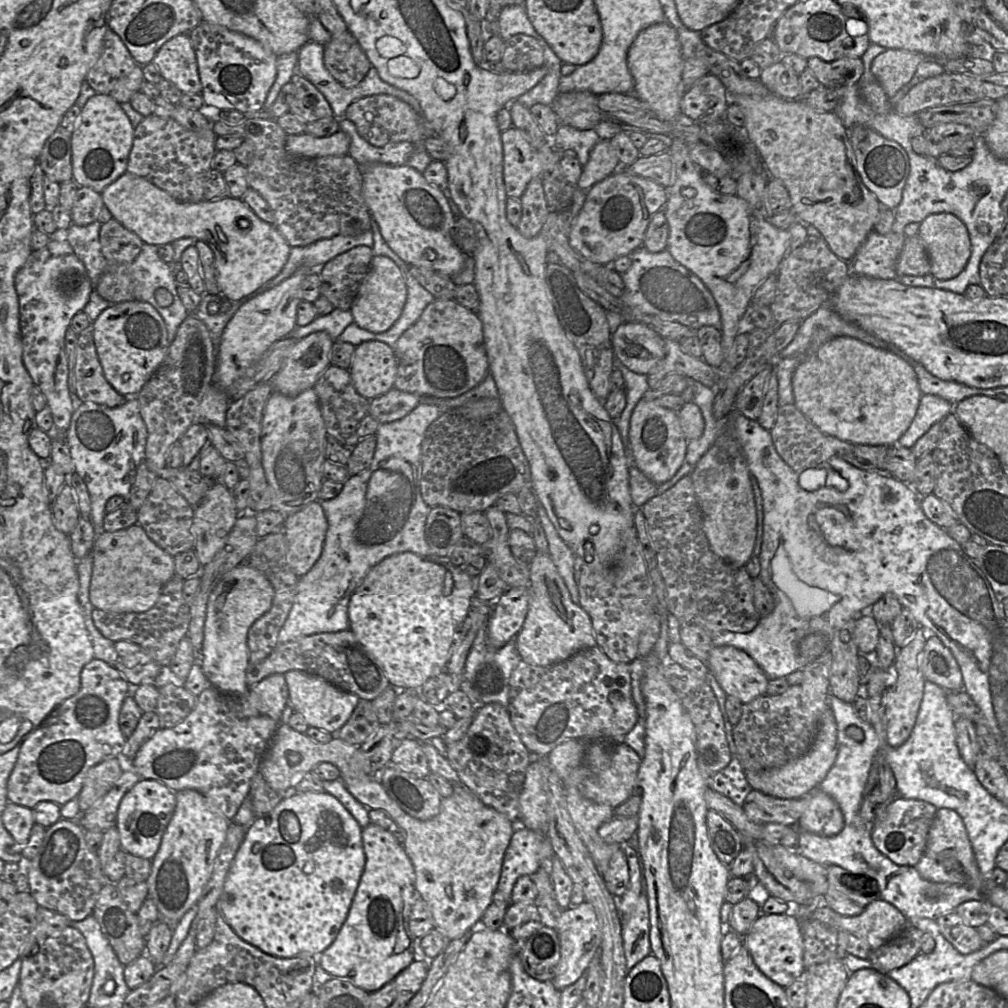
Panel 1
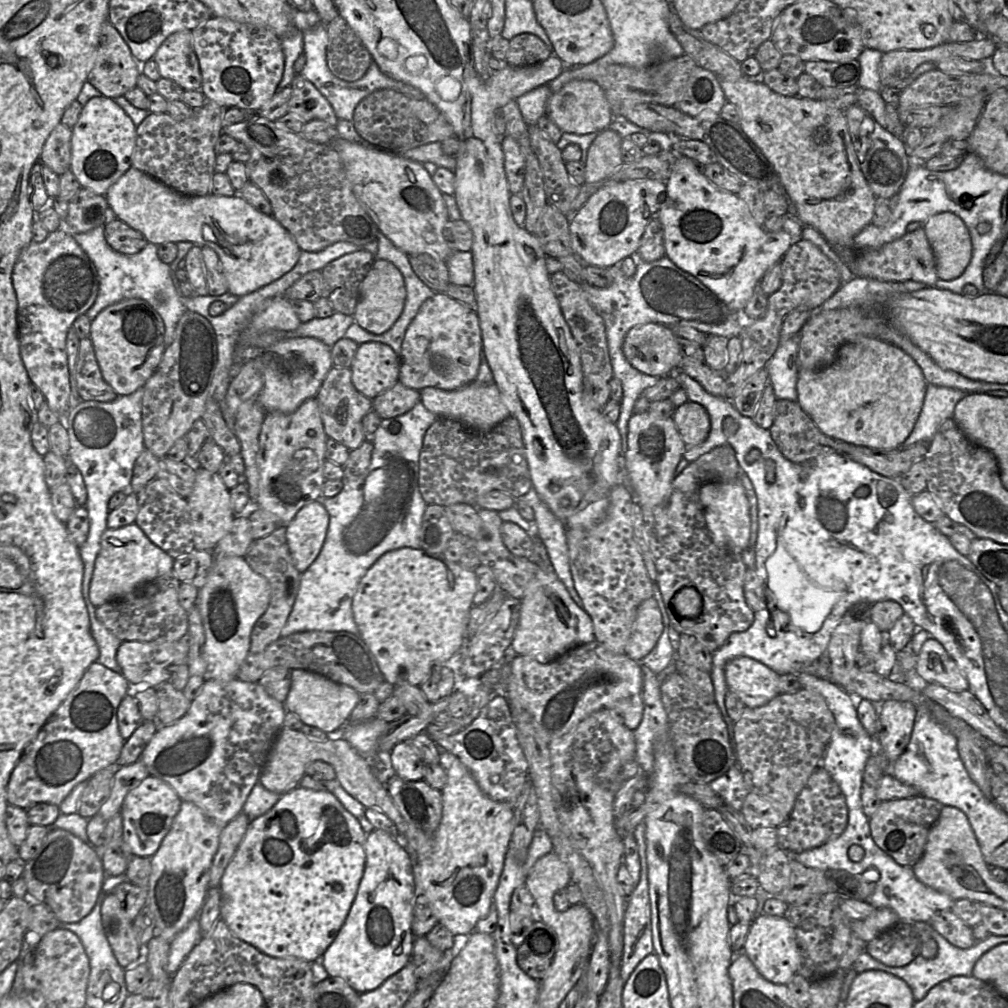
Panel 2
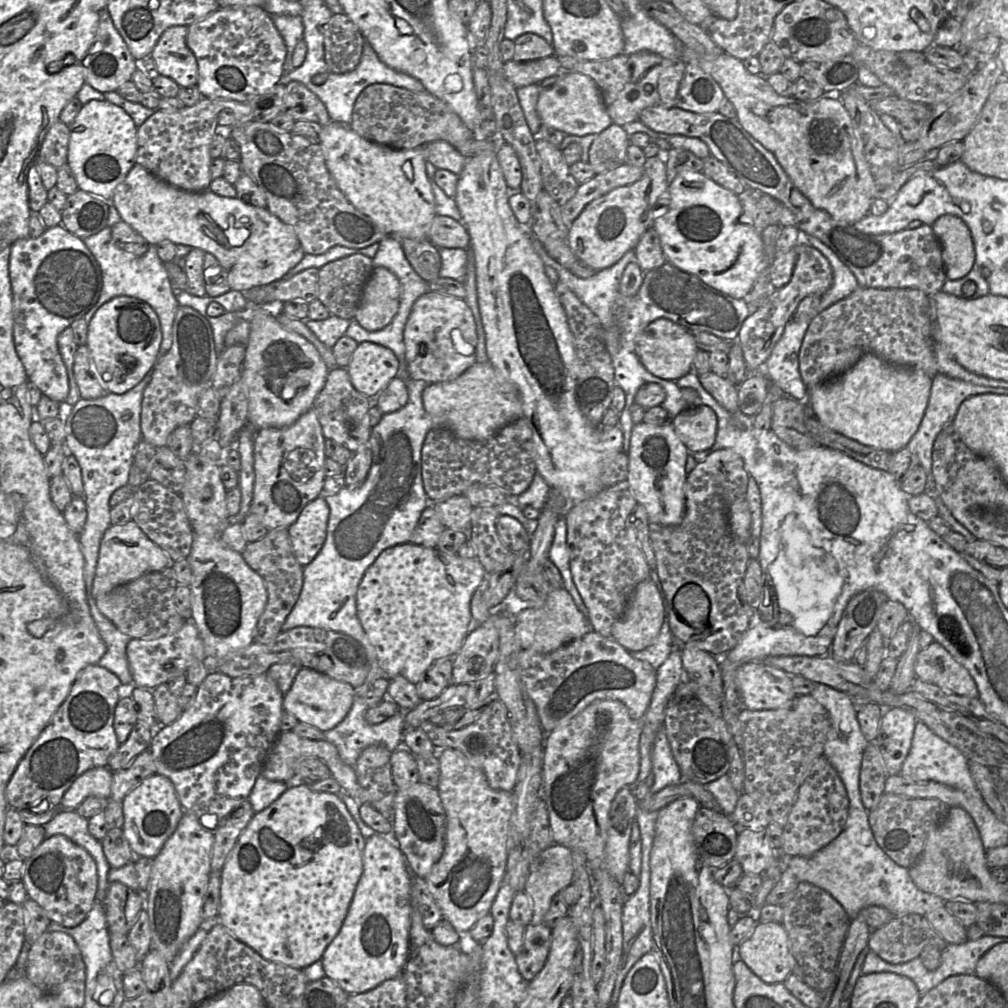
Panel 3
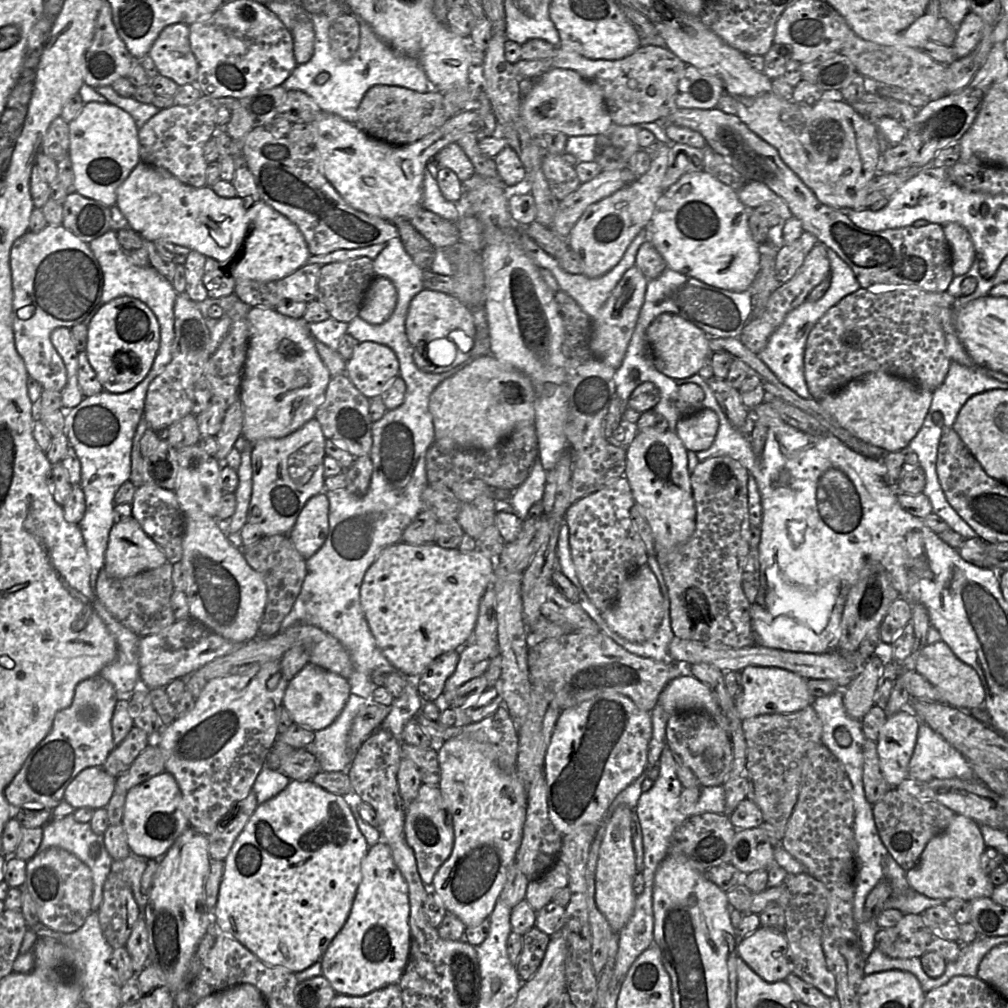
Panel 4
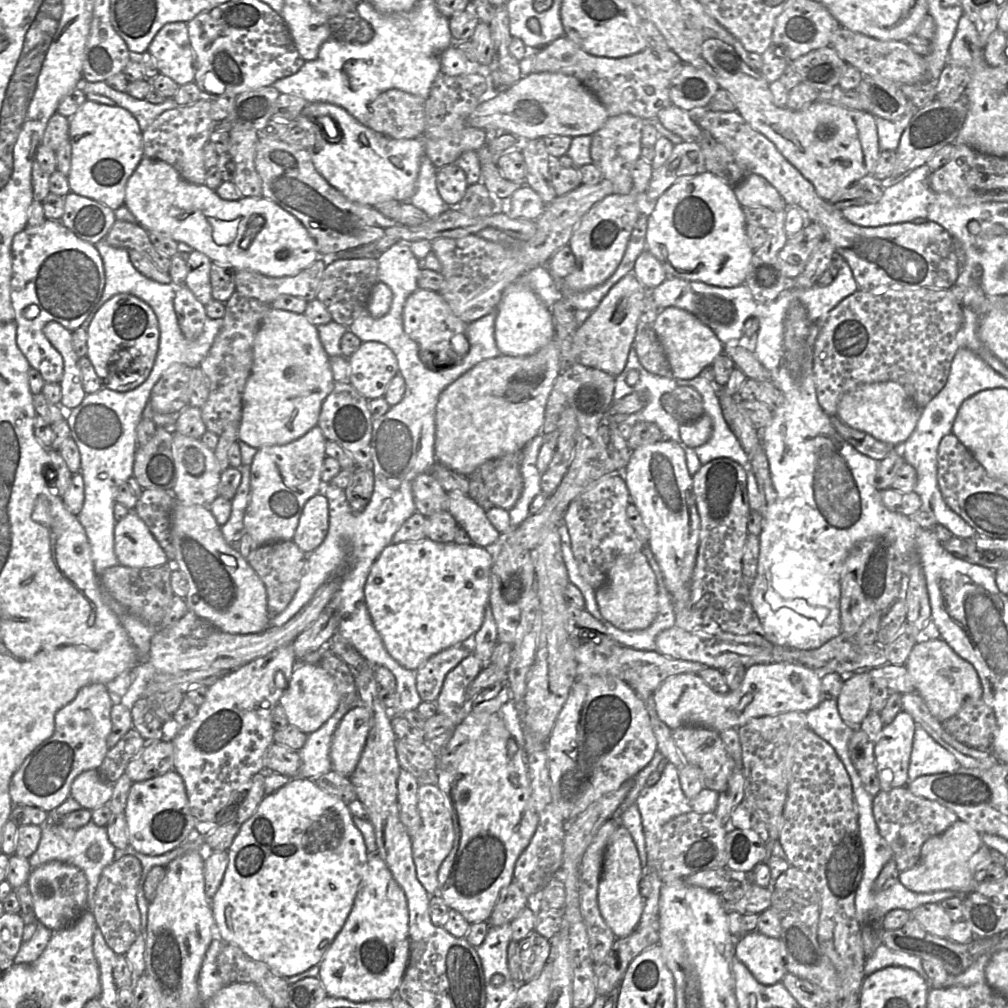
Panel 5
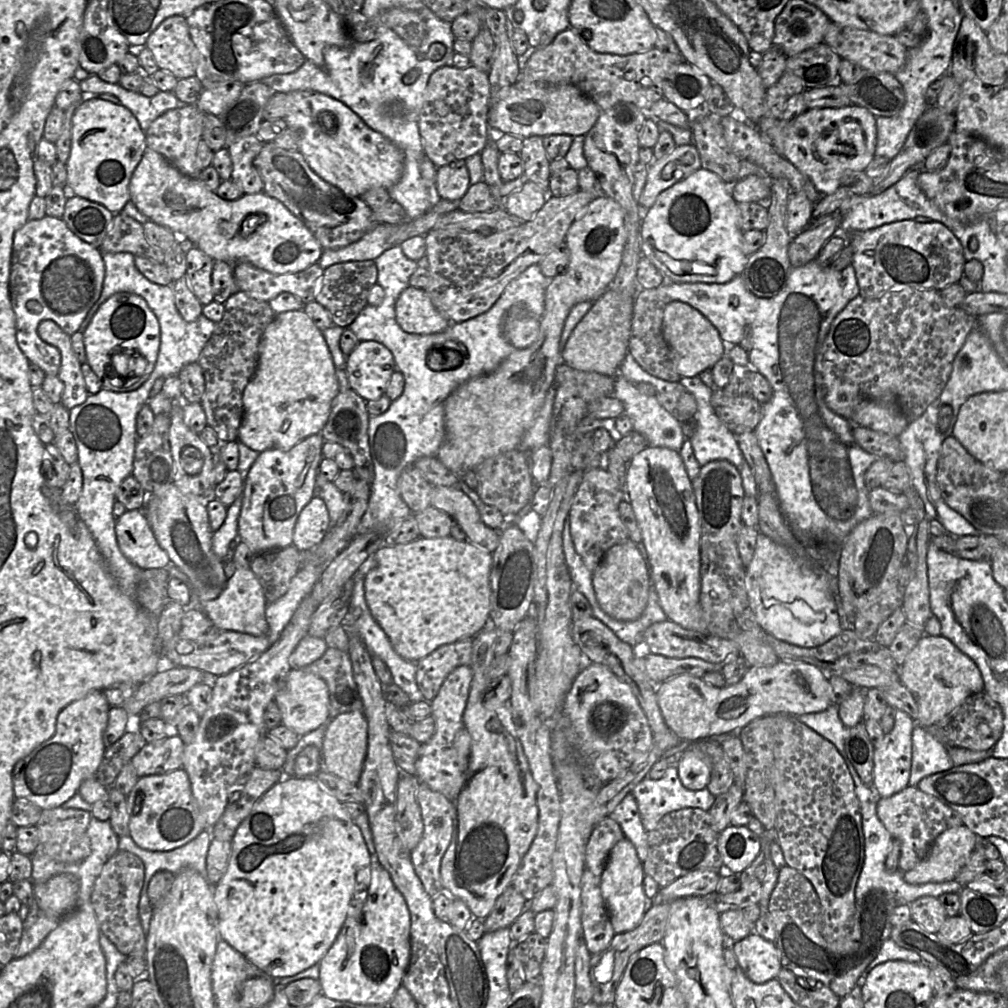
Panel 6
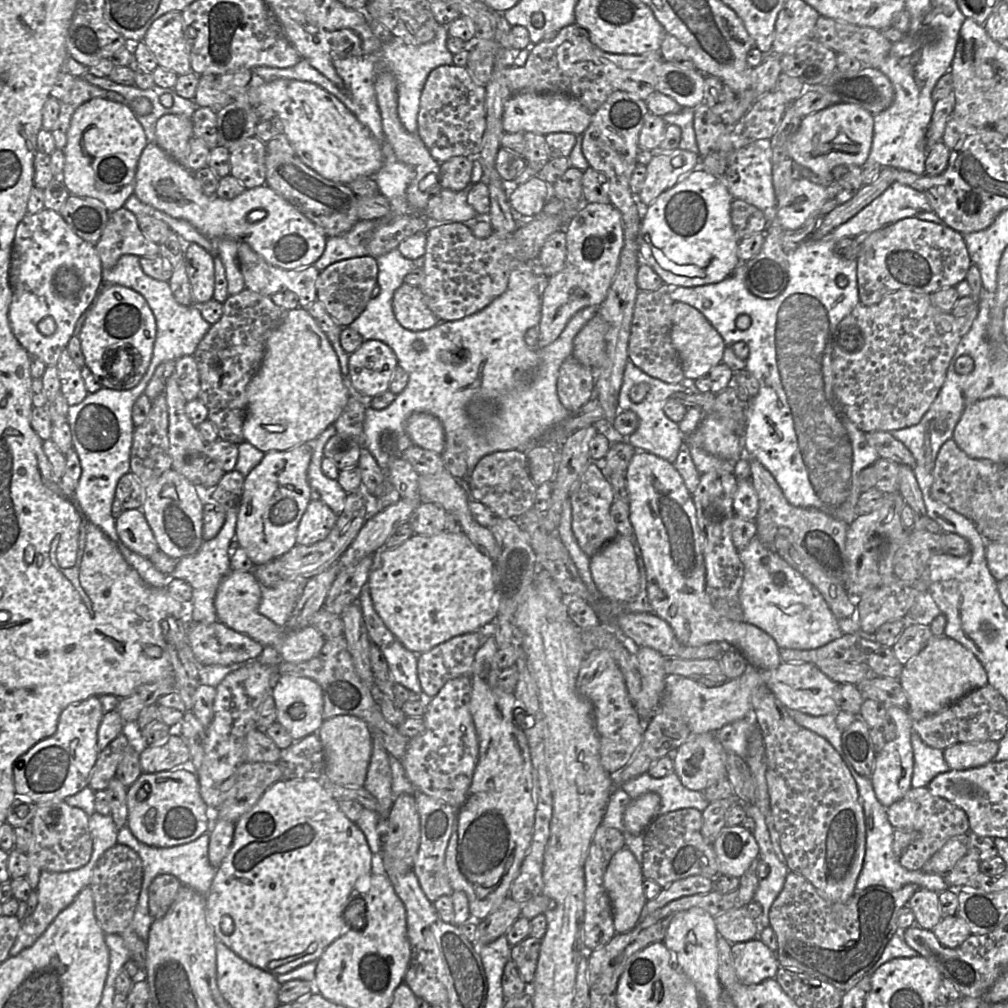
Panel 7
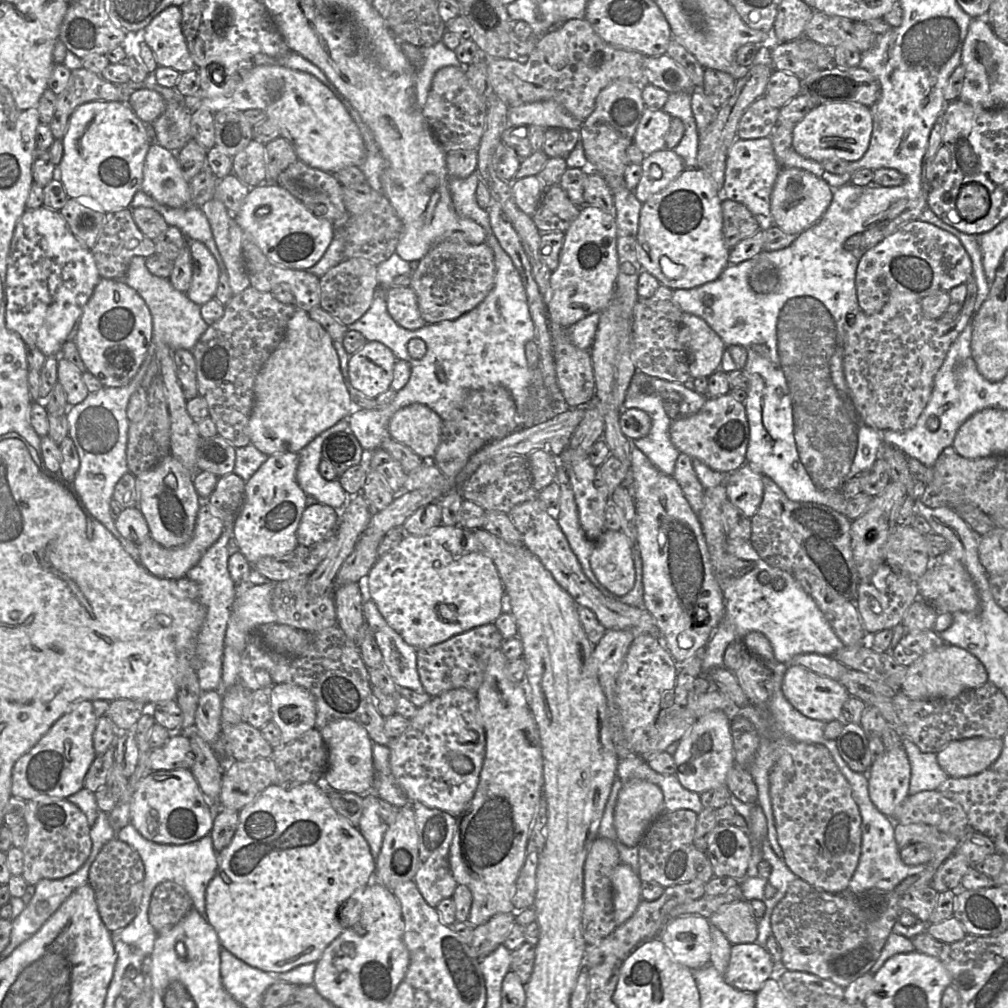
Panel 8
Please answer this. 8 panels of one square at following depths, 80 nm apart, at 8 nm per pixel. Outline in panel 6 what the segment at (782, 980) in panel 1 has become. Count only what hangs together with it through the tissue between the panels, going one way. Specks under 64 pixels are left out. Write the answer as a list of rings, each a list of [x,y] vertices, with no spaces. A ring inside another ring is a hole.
[[[756,932],[734,942],[733,953],[744,974],[756,984],[777,979],[782,968],[775,943],[766,940]]]

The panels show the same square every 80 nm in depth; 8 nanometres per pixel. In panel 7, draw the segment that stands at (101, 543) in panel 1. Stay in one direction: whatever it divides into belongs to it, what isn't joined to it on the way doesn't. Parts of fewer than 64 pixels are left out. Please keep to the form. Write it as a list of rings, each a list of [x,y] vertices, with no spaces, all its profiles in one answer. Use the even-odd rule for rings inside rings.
[[[141,508],[123,510],[115,520],[115,526],[122,543],[136,554],[149,558],[159,550]]]

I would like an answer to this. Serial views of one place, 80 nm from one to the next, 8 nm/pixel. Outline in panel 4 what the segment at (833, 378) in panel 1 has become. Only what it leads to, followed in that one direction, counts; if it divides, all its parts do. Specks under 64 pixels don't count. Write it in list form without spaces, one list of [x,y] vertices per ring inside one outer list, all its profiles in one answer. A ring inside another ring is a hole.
[[[872,372],[850,381],[819,403],[854,436],[887,452],[896,452],[906,448],[920,430],[931,404],[932,393],[899,376]]]

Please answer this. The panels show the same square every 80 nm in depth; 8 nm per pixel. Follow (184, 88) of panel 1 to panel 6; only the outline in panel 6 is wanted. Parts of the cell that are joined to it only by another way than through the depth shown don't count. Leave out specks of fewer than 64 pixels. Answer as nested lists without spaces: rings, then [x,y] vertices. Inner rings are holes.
[[[173,15],[163,20],[150,34],[146,44],[159,69],[174,75],[178,80],[195,75],[195,46],[190,38],[186,17]]]

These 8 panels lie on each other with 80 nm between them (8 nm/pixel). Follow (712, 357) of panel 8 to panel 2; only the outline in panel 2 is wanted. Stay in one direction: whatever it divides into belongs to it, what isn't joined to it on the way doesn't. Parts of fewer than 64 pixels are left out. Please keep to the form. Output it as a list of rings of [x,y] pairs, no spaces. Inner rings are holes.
[[[658,323],[633,327],[625,337],[623,353],[635,369],[657,378],[674,376],[684,357],[671,328]]]

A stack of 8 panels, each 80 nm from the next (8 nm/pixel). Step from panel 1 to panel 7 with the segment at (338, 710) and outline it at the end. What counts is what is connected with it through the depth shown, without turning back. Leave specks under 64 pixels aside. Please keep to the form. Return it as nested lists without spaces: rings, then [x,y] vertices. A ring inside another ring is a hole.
[[[281,676],[272,689],[272,696],[277,722],[294,741],[318,733],[324,722],[323,694],[315,681],[306,677]]]

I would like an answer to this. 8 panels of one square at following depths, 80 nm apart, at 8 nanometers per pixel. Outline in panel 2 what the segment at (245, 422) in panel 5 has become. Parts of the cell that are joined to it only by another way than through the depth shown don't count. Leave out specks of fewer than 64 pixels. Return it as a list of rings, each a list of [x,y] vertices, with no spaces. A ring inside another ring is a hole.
[[[313,337],[288,338],[270,345],[262,353],[263,387],[258,400],[266,412],[292,413],[307,399],[316,396],[327,373],[332,368],[331,347]]]

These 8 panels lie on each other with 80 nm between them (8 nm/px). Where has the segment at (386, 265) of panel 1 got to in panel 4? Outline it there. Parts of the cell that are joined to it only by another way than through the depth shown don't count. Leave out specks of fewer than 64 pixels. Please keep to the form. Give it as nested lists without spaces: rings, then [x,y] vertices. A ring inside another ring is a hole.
[[[375,276],[366,292],[358,317],[372,325],[382,324],[393,314],[397,298],[394,284],[386,277]]]

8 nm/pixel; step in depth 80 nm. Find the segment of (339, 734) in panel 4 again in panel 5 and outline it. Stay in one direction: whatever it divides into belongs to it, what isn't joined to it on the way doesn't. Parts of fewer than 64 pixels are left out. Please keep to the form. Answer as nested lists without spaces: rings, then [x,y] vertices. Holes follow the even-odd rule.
[[[342,704],[316,731],[308,734],[306,743],[298,751],[301,758],[299,777],[315,779],[332,770],[330,747],[333,734],[350,706]]]

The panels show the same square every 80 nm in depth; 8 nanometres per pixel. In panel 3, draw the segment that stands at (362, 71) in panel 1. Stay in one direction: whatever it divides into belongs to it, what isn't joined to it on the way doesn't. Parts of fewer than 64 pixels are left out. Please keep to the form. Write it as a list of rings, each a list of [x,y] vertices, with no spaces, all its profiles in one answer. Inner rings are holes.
[[[333,14],[325,27],[325,61],[332,73],[345,74],[359,64],[365,43],[360,29],[345,14]]]

